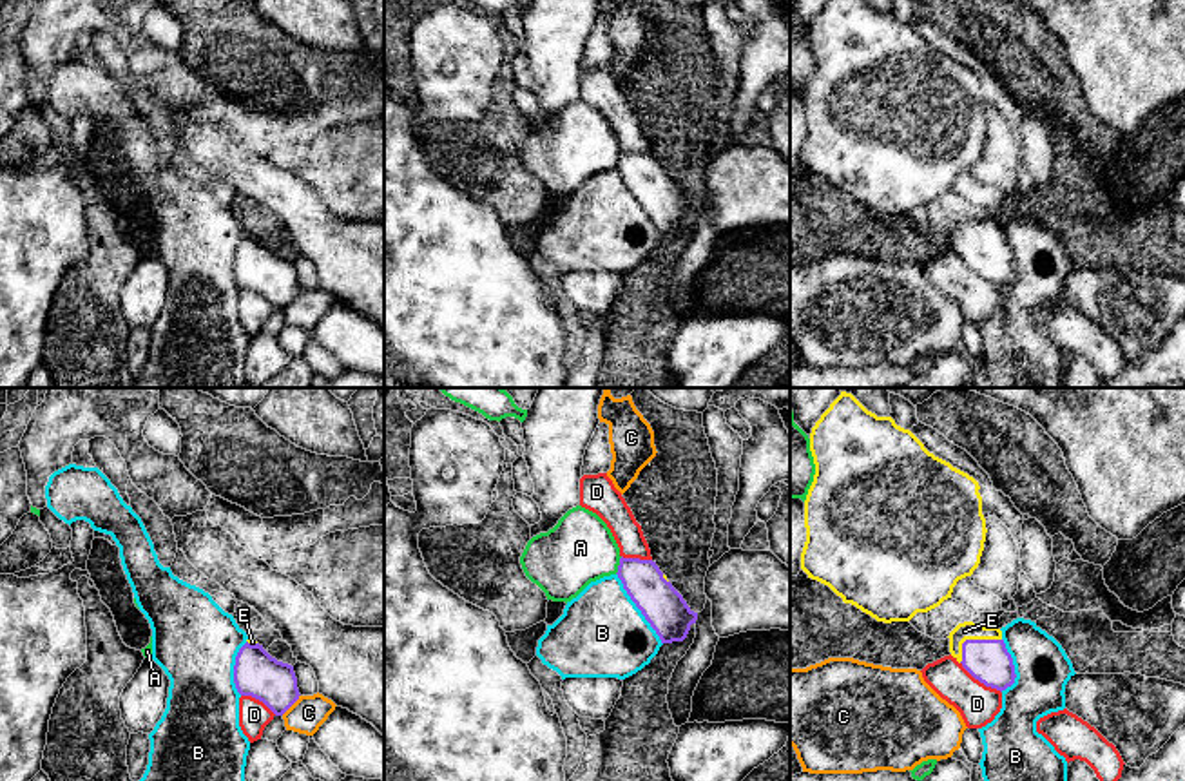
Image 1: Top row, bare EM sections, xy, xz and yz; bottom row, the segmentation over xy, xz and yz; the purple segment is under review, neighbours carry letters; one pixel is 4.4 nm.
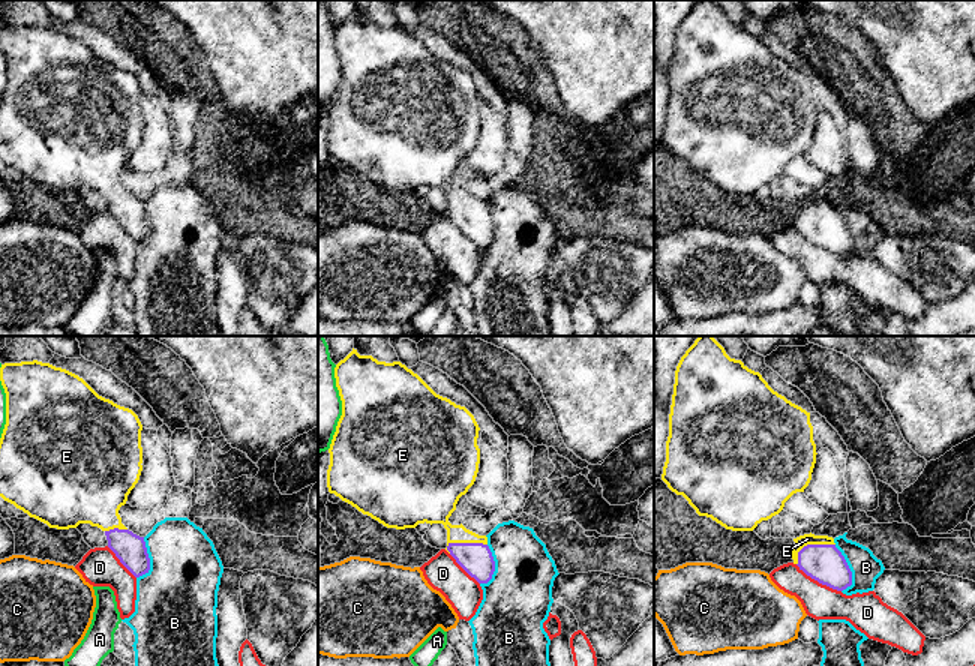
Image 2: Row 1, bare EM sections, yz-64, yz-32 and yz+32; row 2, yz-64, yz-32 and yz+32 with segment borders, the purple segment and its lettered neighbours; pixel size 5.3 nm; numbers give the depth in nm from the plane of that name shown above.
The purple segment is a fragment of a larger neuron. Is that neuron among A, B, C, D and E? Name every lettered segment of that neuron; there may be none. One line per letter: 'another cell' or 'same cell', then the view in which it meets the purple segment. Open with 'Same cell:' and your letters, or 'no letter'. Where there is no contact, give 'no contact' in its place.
Same cell: E
A: another cell | xz
B: another cell | xz
C: another cell | xy
D: another cell | yz
E: same cell | yz

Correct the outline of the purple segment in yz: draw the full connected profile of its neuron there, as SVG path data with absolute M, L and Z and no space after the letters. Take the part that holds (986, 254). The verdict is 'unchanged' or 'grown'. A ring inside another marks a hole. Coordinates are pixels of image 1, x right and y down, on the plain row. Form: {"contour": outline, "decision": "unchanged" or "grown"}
{"contour": "M973 216L959 217L949 227L951 250L986 281L1006 284L1015 277L1013 252L998 221L984 221Z", "decision": "grown"}

